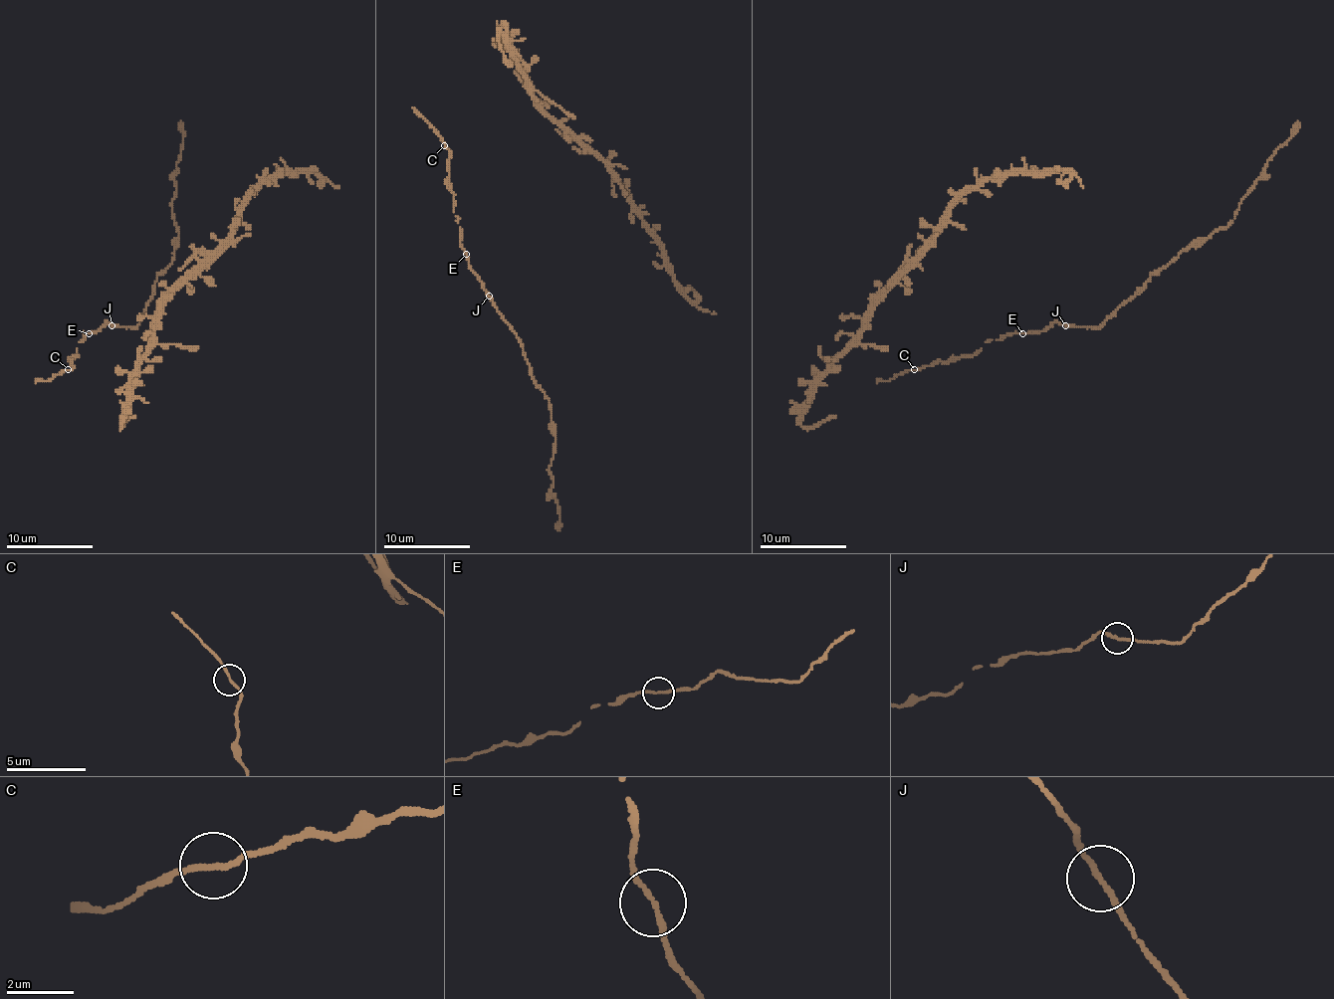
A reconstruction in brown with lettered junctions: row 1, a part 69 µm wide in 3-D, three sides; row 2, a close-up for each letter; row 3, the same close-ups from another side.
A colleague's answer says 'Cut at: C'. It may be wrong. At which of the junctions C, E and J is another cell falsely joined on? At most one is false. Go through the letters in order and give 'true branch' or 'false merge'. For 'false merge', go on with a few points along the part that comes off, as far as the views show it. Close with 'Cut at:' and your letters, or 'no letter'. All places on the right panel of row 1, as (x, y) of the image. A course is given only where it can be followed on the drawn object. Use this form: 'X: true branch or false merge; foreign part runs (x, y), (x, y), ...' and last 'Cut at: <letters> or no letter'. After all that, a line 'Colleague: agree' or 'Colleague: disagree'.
C: true branch
E: true branch
J: true branch
Cut at: no letter
Colleague: disagree

